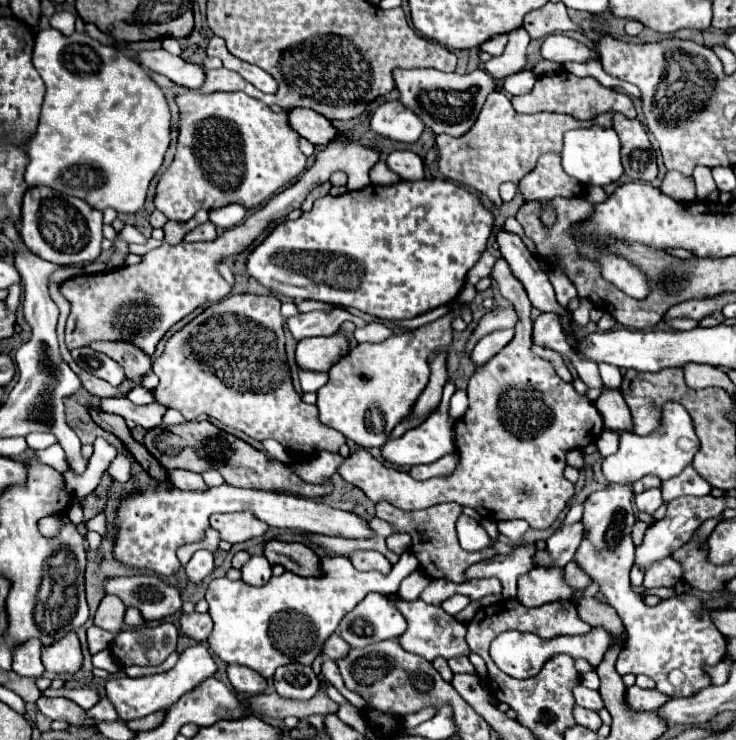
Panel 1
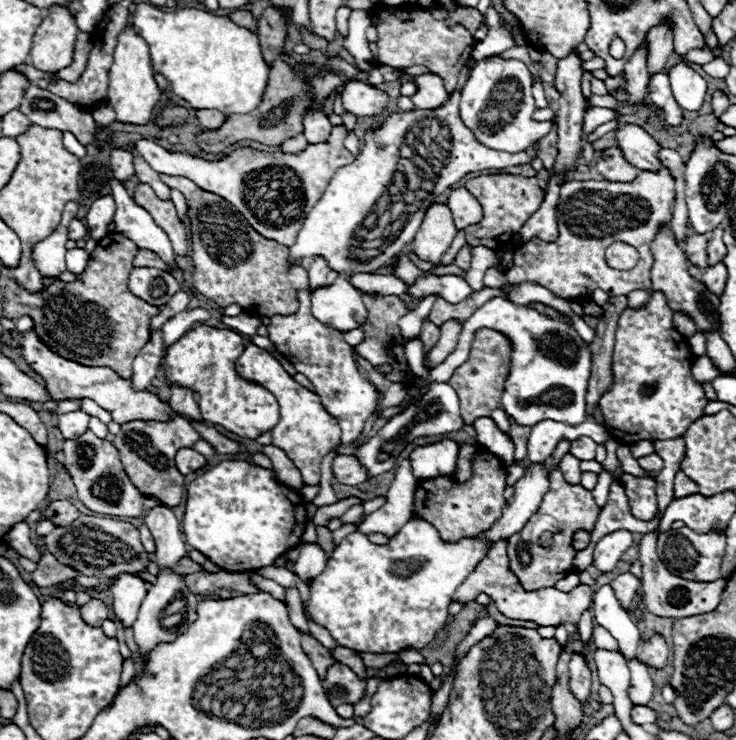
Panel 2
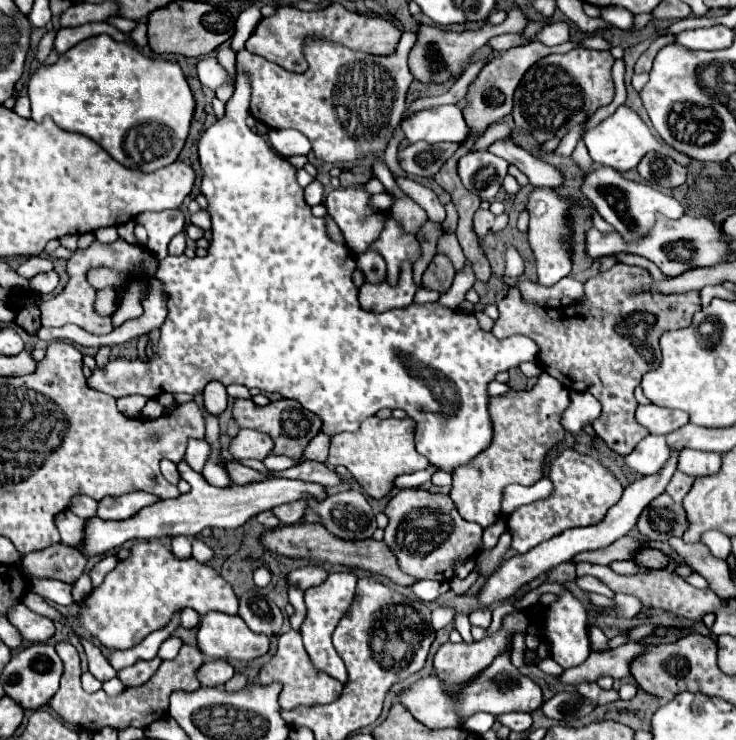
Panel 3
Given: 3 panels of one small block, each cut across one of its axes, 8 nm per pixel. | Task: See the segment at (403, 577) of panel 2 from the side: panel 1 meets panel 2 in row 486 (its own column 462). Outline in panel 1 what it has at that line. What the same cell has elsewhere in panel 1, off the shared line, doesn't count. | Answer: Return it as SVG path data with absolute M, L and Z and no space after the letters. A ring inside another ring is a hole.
M460 516L456 522L456 532L460 538L460 546L468 552L476 552L476 550L484 550L492 544L490 536L486 534L486 530L470 516Z

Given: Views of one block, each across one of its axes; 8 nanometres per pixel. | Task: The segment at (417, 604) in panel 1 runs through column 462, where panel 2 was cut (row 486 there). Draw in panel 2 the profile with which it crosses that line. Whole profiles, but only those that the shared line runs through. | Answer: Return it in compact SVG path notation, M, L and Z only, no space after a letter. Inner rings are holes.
M624 474L620 478L626 496L630 500L630 510L638 520L652 520L658 512L656 502L656 482L652 478L636 478L630 474Z

